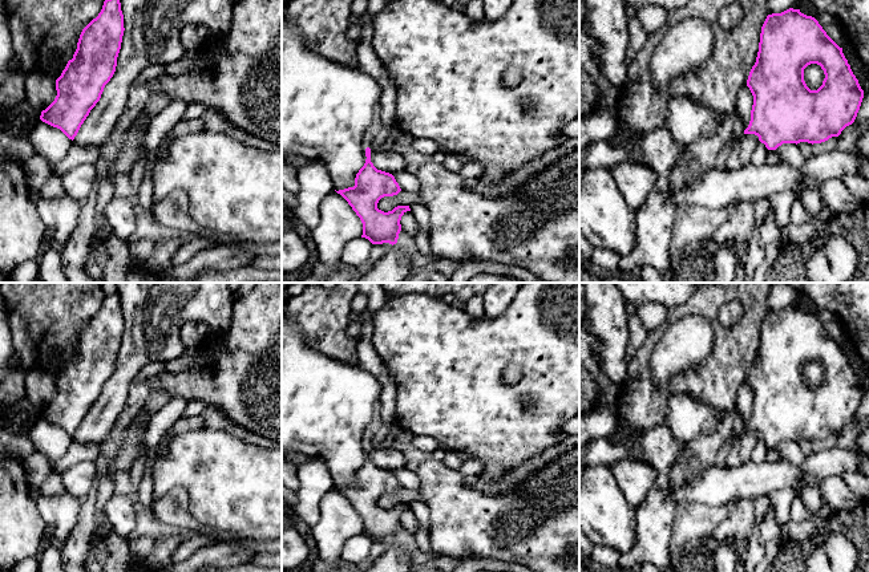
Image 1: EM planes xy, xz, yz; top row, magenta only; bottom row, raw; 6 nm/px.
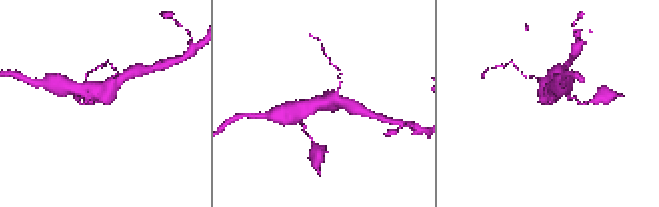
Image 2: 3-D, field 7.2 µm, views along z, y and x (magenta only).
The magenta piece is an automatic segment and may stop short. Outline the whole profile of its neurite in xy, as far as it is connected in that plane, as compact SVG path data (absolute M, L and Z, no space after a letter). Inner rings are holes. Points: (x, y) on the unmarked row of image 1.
M118 293L105 296L98 313L82 326L73 356L56 377L57 393L41 409L43 419L74 437L116 369L124 328Z

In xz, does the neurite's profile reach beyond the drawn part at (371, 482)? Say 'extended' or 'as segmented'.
as segmented

